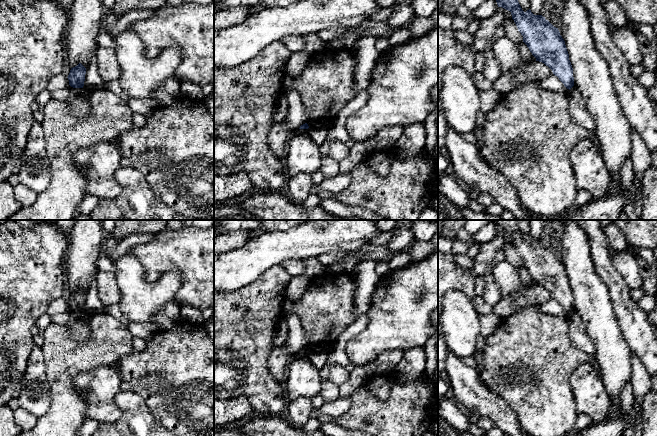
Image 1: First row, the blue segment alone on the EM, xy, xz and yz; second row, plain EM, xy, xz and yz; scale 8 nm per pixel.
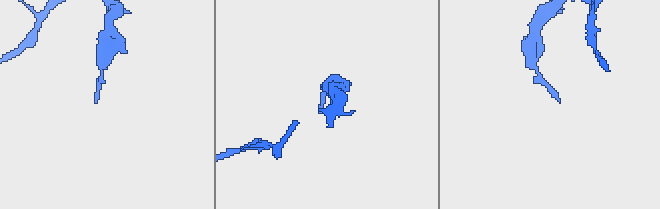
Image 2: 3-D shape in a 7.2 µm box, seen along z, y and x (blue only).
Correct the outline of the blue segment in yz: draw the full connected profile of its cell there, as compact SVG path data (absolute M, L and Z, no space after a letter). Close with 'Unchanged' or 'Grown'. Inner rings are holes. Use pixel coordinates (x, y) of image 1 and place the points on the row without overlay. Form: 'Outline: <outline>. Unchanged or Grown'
Outline: M493 220L498 231L511 236L518 255L523 260L536 285L548 290L567 313L574 310L573 292L565 265L558 252L554 251L542 239L534 239L531 234L524 236L518 226L518 220Z. Unchanged

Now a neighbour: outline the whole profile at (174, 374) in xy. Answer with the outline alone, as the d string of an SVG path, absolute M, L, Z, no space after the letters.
M180 318L170 329L159 329L151 339L146 341L146 348L144 350L133 350L130 355L118 362L116 368L122 380L129 383L132 391L144 399L155 420L173 434L176 436L214 436L214 341L210 338L205 325L194 324L187 319Z

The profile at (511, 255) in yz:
M512 242L508 243L502 250L505 260L514 266L523 265L523 260L518 255L518 252Z

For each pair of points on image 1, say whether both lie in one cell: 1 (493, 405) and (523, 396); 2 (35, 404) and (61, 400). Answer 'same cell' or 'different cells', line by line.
1: different cells
2: different cells

